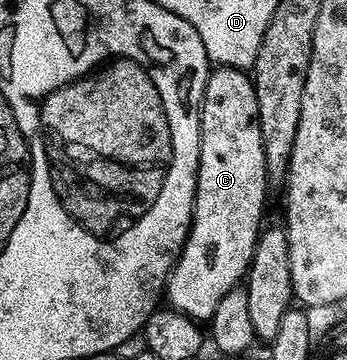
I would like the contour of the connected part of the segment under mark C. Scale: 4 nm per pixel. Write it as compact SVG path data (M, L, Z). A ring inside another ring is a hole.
M218 67L206 79L202 96L202 138L198 148L198 182L194 196L194 214L190 217L190 232L182 254L170 277L166 281L164 297L169 308L192 317L199 323L209 322L216 311L216 303L228 295L228 291L239 288L263 228L262 212L266 209L266 164L264 163L264 139L260 135L260 115L256 103L254 82L249 72Z

